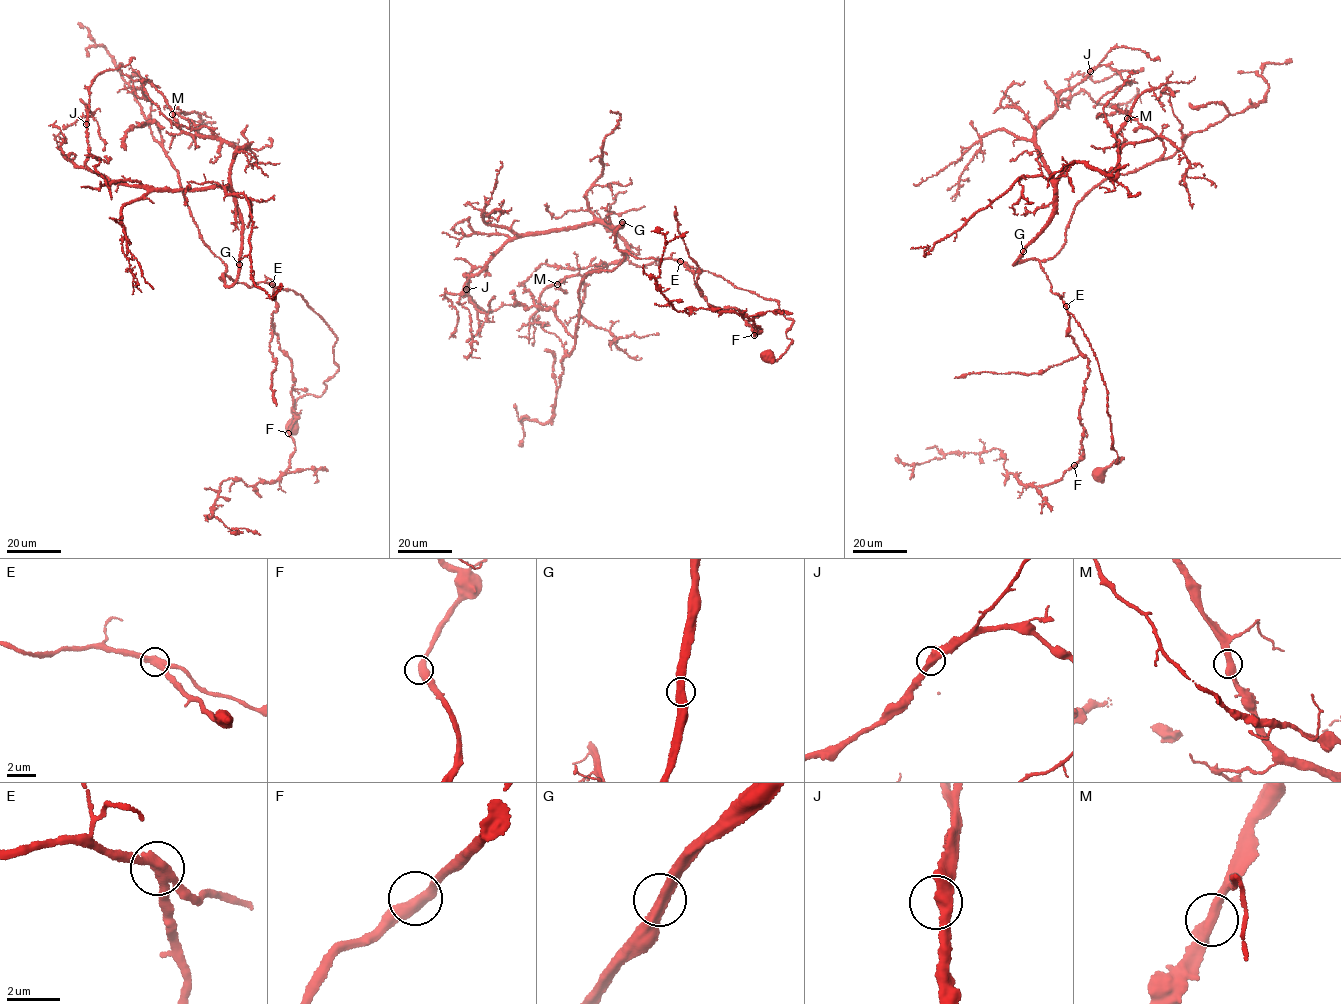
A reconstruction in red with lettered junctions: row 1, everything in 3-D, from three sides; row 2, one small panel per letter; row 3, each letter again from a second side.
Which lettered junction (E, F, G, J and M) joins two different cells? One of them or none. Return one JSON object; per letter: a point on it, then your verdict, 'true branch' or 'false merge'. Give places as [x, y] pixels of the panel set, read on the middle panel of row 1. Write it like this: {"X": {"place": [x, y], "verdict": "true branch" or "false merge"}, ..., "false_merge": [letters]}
{"E": {"place": [680, 261], "verdict": "false merge"}, "F": {"place": [754, 335], "verdict": "true branch"}, "G": {"place": [622, 222], "verdict": "true branch"}, "J": {"place": [466, 289], "verdict": "true branch"}, "M": {"place": [557, 284], "verdict": "true branch"}, "false_merge": ["E"]}

